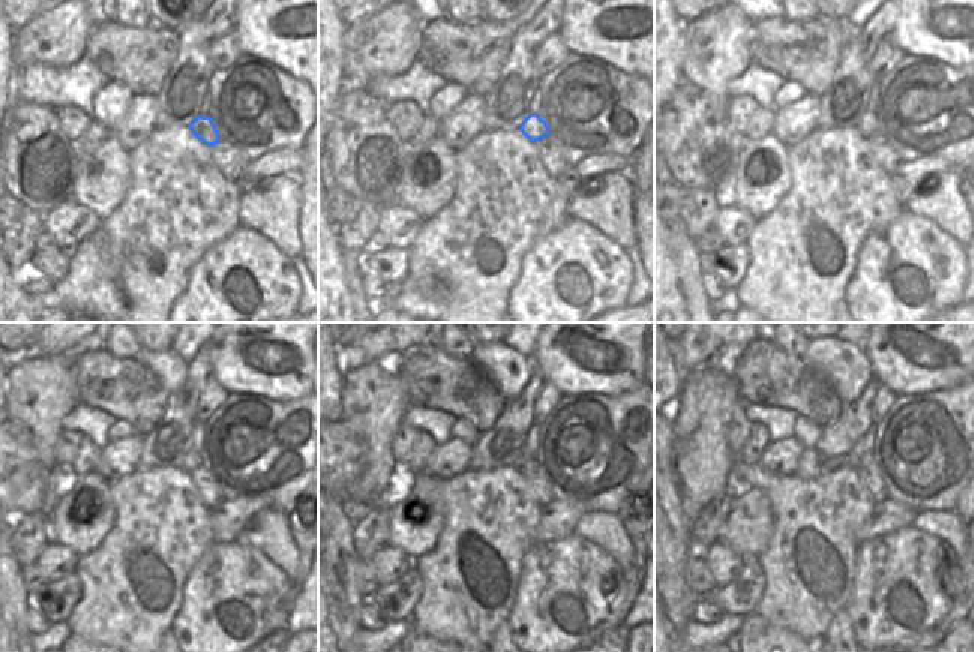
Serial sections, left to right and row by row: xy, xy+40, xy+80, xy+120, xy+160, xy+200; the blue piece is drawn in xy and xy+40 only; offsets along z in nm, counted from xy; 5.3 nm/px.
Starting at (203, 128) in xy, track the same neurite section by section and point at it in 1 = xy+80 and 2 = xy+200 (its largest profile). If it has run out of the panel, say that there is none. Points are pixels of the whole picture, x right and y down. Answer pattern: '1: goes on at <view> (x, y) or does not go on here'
1: goes on at xy+80 (868, 126)
2: goes on at xy+200 (854, 457)

